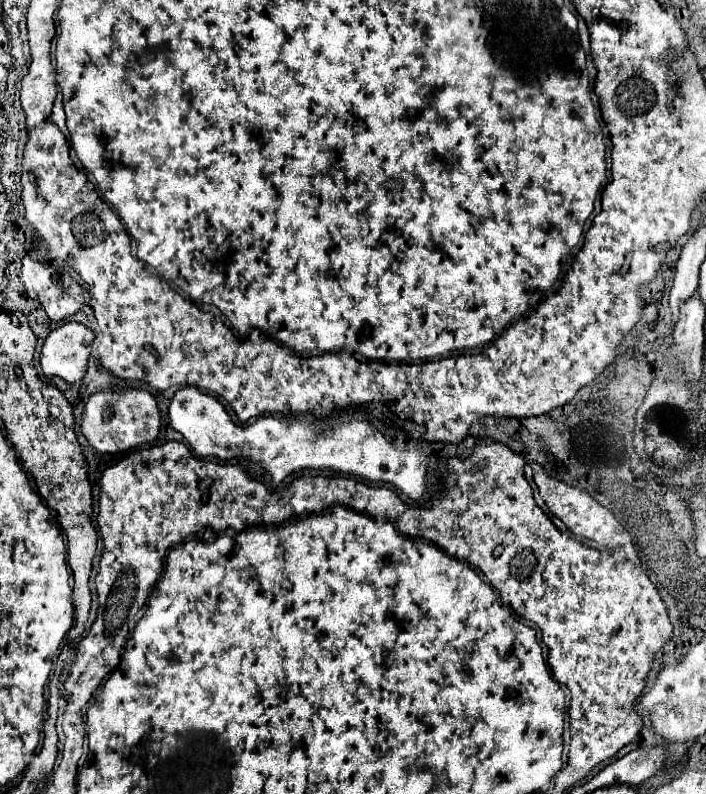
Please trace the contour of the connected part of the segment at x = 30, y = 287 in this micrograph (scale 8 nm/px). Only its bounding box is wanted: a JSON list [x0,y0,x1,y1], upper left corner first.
[22,257,86,321]

